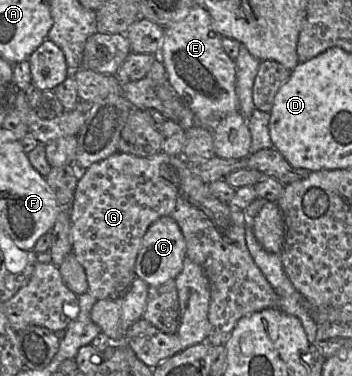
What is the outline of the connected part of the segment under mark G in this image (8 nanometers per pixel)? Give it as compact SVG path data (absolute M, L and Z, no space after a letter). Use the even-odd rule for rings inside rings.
M161 151L148 157L116 152L97 161L79 173L74 198L69 209L72 252L85 269L88 291L96 299L118 301L136 278L135 264L138 250L148 227L162 216L173 218L186 240L186 257L202 267L210 284L208 312L210 345L225 345L238 321L247 315L278 308L279 298L254 262L245 239L244 214L215 198L203 182L189 169L183 156Z

